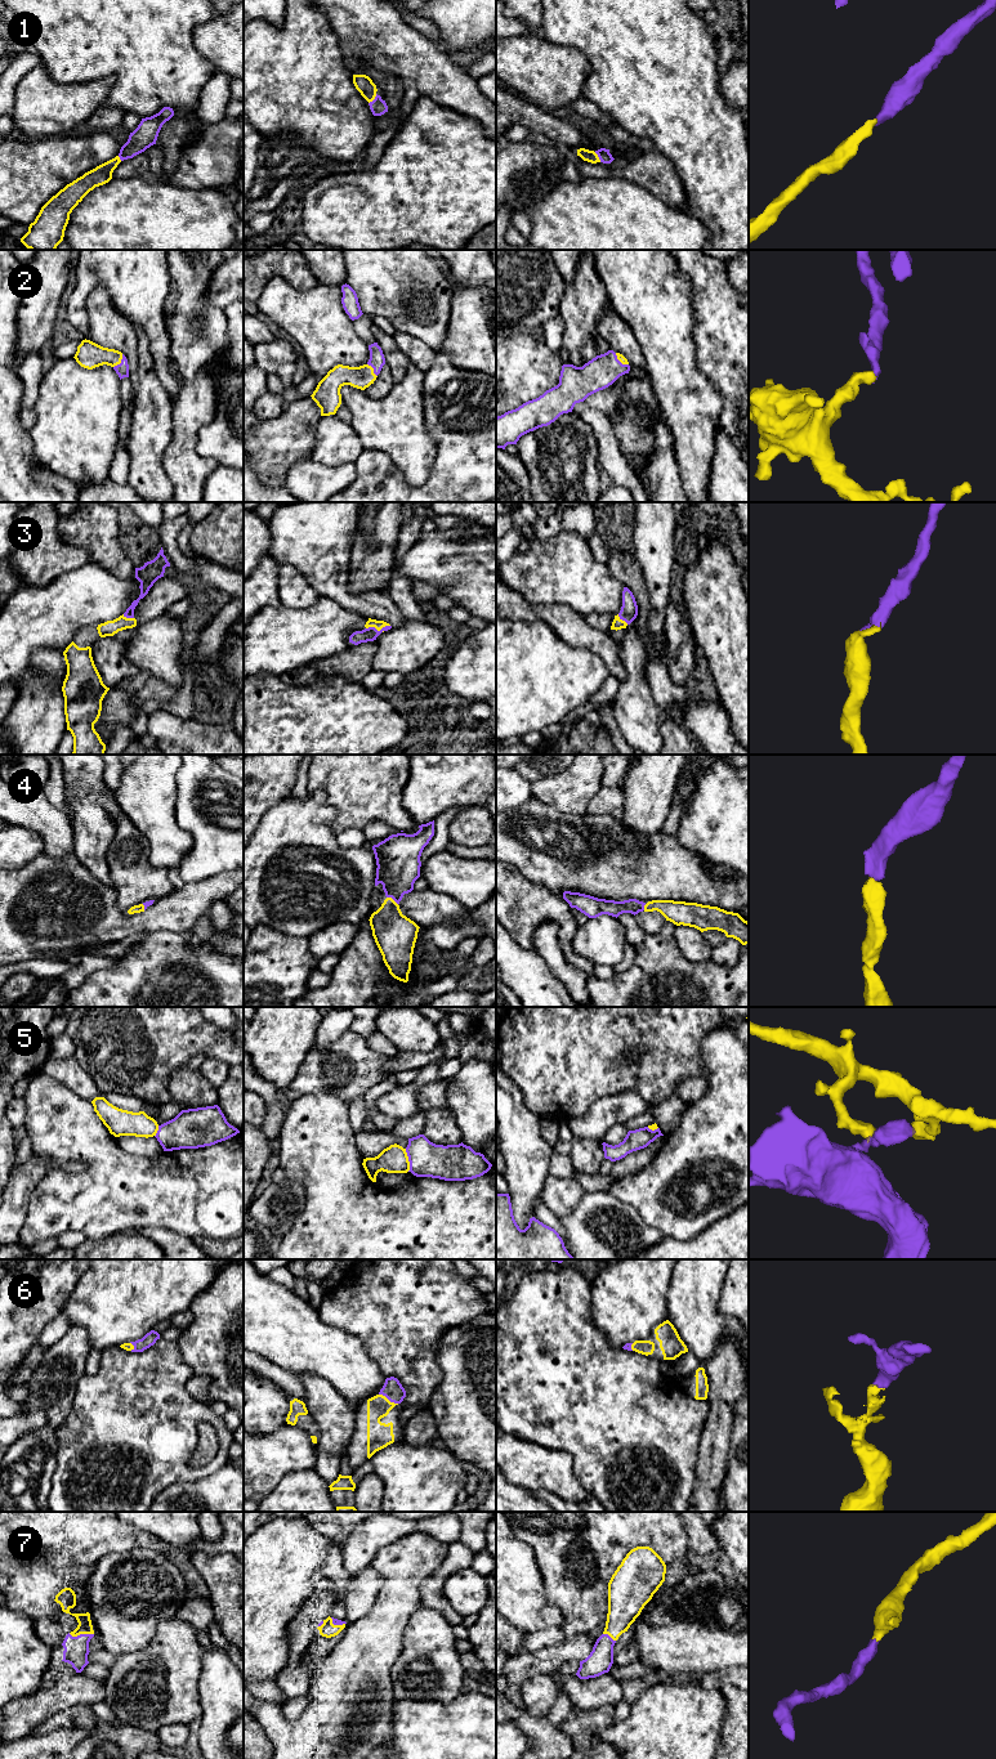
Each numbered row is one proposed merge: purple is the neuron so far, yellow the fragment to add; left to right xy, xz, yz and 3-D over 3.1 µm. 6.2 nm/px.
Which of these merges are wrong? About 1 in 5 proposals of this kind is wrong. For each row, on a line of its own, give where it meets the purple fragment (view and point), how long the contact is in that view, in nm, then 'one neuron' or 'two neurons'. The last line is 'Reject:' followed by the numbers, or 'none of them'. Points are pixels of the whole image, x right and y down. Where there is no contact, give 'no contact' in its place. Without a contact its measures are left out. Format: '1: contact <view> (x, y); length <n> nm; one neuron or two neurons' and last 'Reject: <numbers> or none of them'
1: contact xz (374, 99); length 80 nm; one neuron
2: contact xy (121, 362); length 110 nm; one neuron
3: contact xz (376, 630); length 150 nm; one neuron
4: contact xz (392, 898); length 90 nm; one neuron
5: contact xz (409, 1160); length 150 nm; two neurons
6: contact xz (388, 1399); length 140 nm; one neuron
7: contact xy (81, 1634); length 160 nm; one neuron
Reject: 5

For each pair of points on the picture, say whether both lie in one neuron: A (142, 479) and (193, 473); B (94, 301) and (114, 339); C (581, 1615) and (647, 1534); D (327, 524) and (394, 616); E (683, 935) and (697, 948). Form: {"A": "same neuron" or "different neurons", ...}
{"A": "different neurons", "B": "same neuron", "C": "same neuron", "D": "same neuron", "E": "same neuron"}

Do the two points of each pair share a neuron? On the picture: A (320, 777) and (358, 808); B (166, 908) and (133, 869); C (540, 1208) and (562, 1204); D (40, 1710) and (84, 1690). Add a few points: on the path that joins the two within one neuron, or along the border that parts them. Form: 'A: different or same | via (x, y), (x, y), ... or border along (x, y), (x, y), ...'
A: same | via (329, 778), (349, 799)
B: different | border along (174, 890), (155, 900)
C: different | border along (540, 1200), (558, 1220)
D: same | via (50, 1701), (74, 1690)

